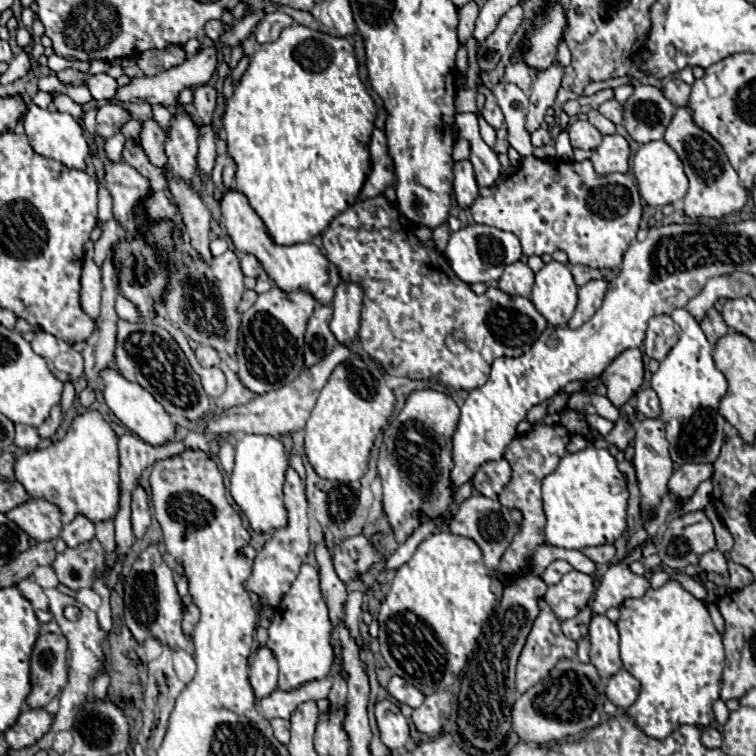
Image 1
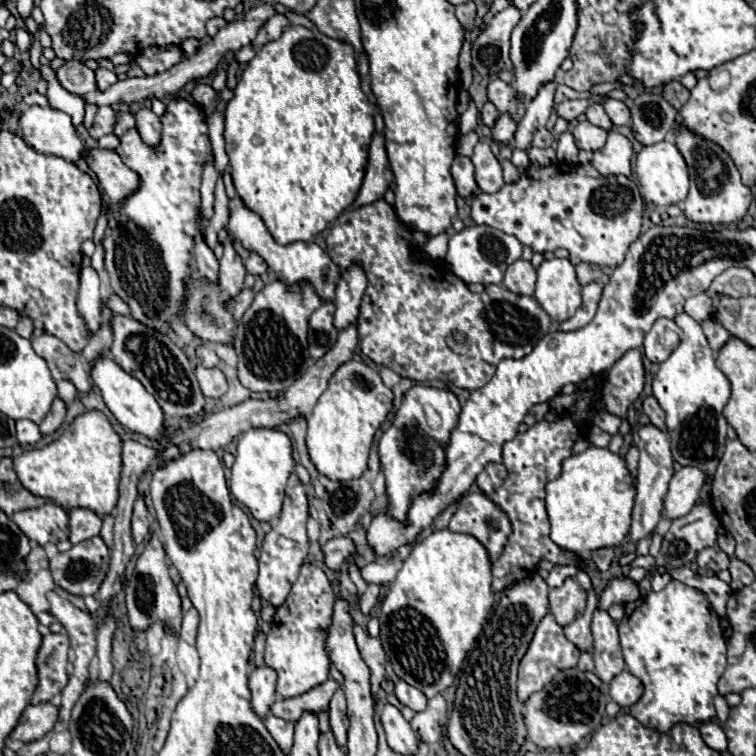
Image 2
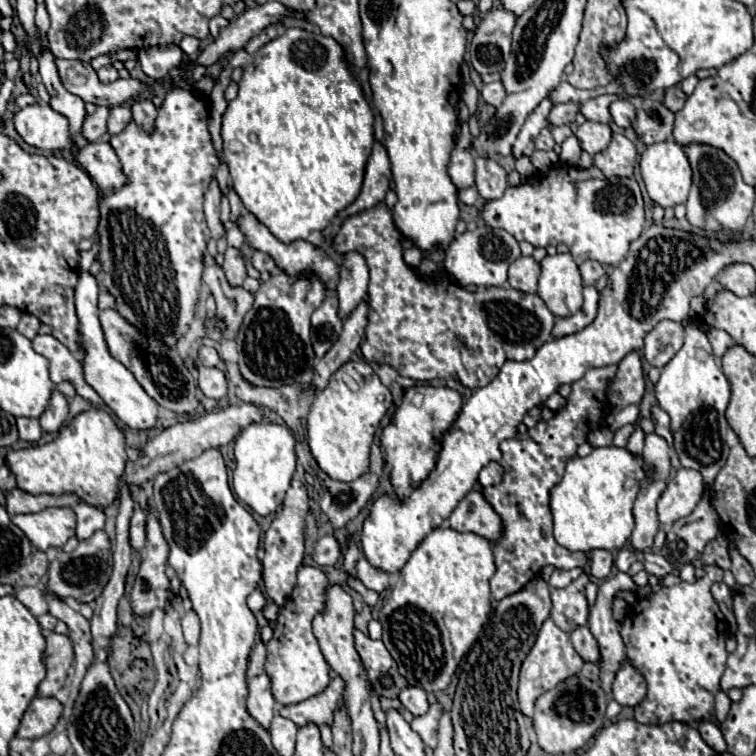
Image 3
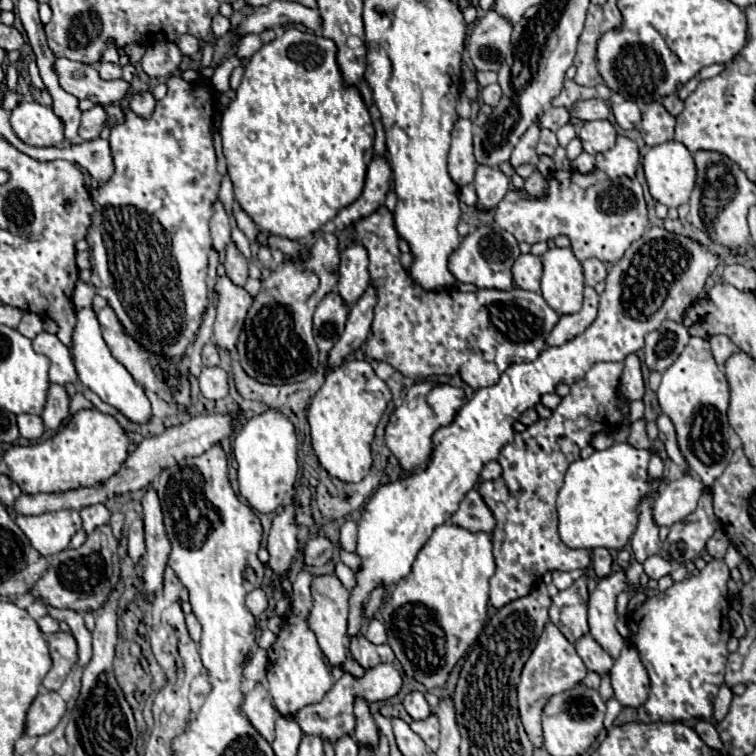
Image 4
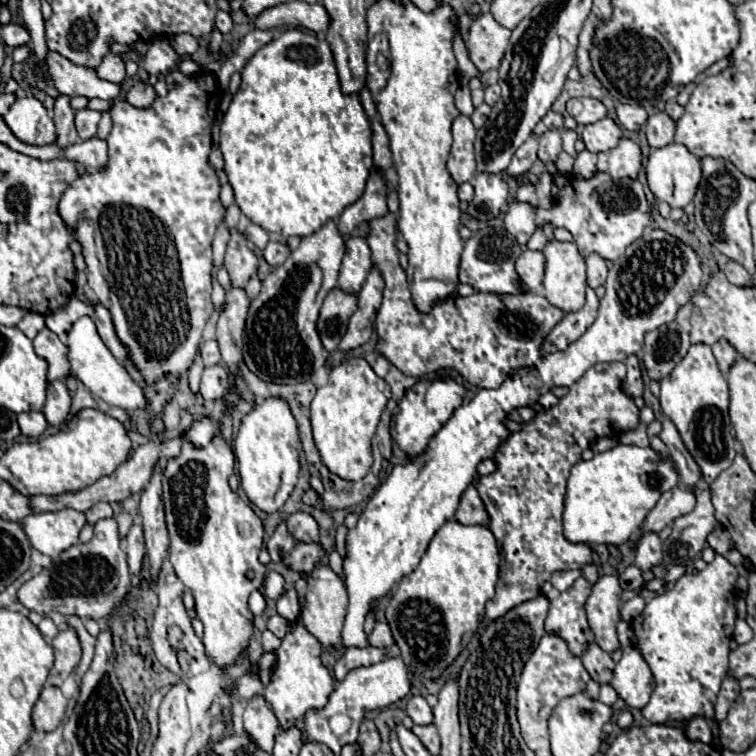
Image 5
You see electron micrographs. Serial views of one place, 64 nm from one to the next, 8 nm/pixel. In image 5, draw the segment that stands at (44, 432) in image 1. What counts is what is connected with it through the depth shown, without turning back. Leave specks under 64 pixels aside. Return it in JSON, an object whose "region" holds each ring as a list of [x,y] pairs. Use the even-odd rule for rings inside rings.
{"region":[[[54,380],[54,382],[48,382],[46,396],[48,396],[48,400],[46,400],[42,412],[50,426],[60,426],[70,412],[70,392],[64,382]]]}

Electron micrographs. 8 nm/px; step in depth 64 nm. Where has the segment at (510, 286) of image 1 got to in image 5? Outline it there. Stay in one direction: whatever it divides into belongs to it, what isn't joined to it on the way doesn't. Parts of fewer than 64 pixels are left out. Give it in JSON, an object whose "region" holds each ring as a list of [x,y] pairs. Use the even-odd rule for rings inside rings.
{"region":[[[526,250],[516,260],[516,272],[520,280],[534,294],[542,294],[542,280],[544,280],[544,268],[546,268],[544,264],[546,264],[546,258],[538,250]]]}

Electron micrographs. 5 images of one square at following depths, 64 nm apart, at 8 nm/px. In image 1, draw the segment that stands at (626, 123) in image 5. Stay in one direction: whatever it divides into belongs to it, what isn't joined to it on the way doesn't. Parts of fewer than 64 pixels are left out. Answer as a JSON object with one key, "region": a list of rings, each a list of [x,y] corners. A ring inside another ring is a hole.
{"region":[[[608,100],[598,108],[608,120],[612,120],[614,124],[622,124],[624,122],[624,112],[622,112],[622,104],[616,100]]]}

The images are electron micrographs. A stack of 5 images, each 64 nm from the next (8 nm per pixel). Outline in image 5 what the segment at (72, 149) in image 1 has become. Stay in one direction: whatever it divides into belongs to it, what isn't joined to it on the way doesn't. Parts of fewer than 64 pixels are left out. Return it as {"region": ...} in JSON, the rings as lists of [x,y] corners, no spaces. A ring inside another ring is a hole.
{"region":[[[34,96],[16,98],[16,102],[4,114],[4,122],[12,134],[26,144],[52,144],[56,140],[54,120]]]}

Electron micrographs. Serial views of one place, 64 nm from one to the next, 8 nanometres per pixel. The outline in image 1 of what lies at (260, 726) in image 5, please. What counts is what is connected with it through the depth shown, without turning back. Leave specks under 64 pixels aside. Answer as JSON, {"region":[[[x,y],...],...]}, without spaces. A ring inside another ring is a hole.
{"region":[[[258,648],[250,668],[250,684],[258,704],[262,702],[262,698],[266,698],[276,690],[276,682],[278,682],[276,658],[272,658],[272,652],[268,648]]]}

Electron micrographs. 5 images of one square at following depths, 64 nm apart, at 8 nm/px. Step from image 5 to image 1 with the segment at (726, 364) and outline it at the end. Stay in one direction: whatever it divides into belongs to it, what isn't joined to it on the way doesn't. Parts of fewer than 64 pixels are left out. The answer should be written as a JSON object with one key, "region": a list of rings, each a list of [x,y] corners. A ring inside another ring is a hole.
{"region":[[[714,308],[706,314],[706,318],[700,322],[700,326],[702,326],[702,330],[704,330],[704,334],[706,334],[706,338],[708,338],[708,342],[710,342],[712,346],[714,346],[722,336],[728,334],[728,328],[724,326],[724,320],[720,318],[720,312],[714,310]]]}

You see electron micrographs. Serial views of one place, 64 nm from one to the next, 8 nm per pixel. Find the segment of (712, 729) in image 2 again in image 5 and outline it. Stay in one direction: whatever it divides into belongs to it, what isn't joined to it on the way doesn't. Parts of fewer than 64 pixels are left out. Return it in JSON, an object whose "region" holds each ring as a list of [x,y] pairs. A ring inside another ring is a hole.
{"region":[[[694,716],[686,722],[684,726],[684,734],[694,740],[694,742],[704,742],[704,744],[712,744],[712,732],[710,732],[710,724],[700,718],[700,716]]]}

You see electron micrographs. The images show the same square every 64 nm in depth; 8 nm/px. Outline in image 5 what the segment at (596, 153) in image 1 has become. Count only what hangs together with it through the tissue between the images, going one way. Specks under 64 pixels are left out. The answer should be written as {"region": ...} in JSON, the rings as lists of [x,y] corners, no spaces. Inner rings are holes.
{"region":[[[622,138],[616,148],[598,154],[598,170],[610,174],[614,180],[622,178],[636,180],[640,168],[642,168],[640,146],[628,138]]]}

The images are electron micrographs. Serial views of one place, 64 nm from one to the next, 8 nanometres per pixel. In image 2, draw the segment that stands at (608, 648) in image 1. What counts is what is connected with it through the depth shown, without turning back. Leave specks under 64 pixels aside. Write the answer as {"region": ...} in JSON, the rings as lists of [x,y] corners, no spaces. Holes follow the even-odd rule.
{"region":[[[602,608],[594,610],[592,636],[594,636],[594,654],[592,656],[596,662],[596,676],[602,682],[610,684],[612,678],[626,668],[626,662],[622,658],[618,624]]]}

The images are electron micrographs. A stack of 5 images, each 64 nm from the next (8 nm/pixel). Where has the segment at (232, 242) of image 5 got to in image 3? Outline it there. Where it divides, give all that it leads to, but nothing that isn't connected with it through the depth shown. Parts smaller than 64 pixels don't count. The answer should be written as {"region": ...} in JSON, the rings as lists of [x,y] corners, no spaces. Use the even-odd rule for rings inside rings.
{"region":[[[228,248],[224,254],[224,264],[222,270],[228,278],[228,282],[232,286],[242,286],[242,282],[246,280],[246,268],[244,268],[244,260],[242,254],[236,248]]]}

